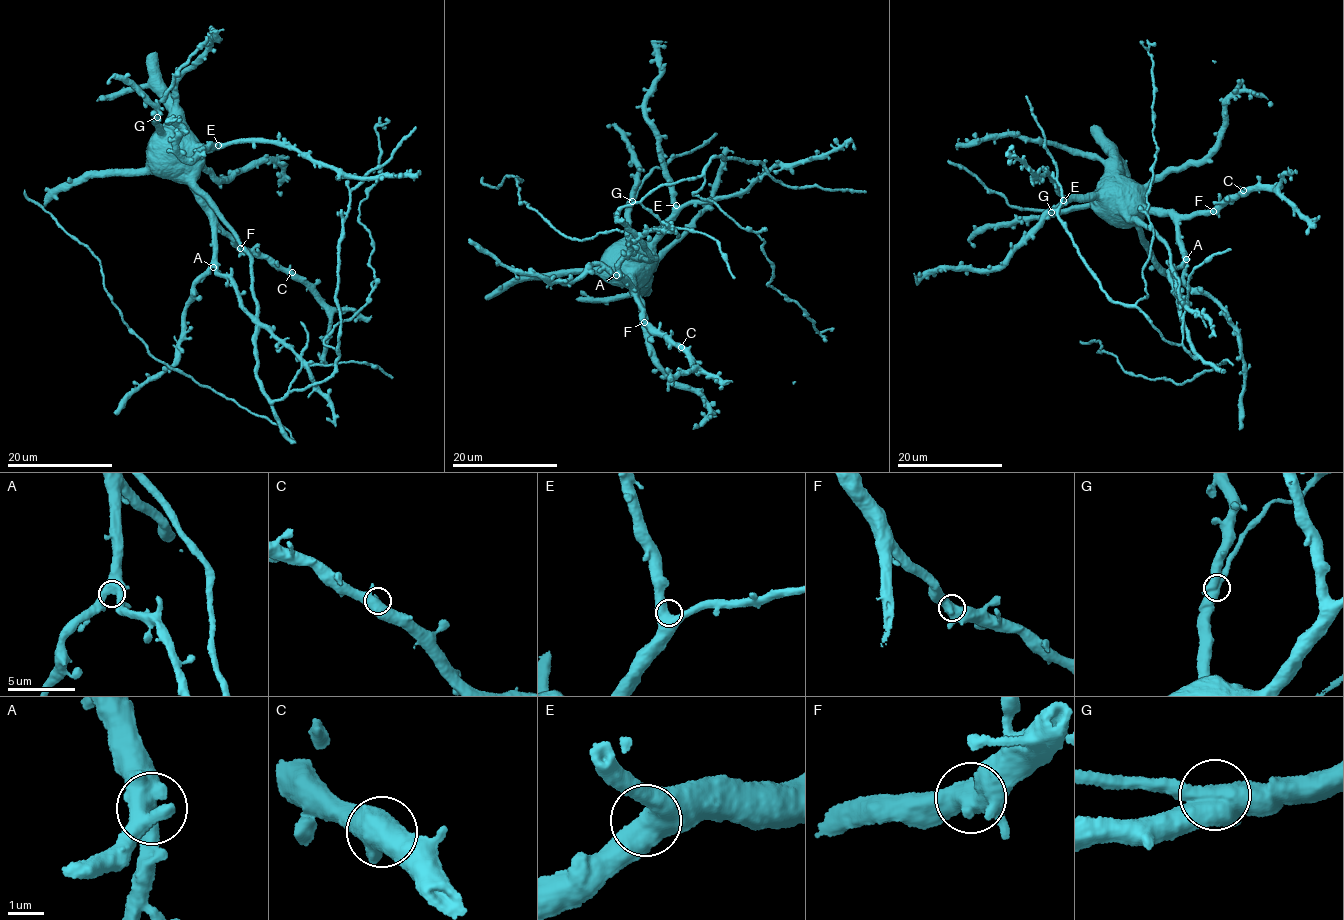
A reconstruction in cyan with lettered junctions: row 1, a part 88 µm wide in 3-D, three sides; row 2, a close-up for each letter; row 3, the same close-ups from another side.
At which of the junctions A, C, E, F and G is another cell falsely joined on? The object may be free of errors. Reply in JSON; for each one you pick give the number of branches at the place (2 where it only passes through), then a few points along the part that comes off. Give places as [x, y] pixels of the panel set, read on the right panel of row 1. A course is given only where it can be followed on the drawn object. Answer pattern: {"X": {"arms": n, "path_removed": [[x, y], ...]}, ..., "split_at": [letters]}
{"G": {"arms": 3, "path_removed": [[1051, 212], [1011, 206], [1002, 195], [991, 191], [967, 169], [948, 160]]}, "split_at": ["G"]}

